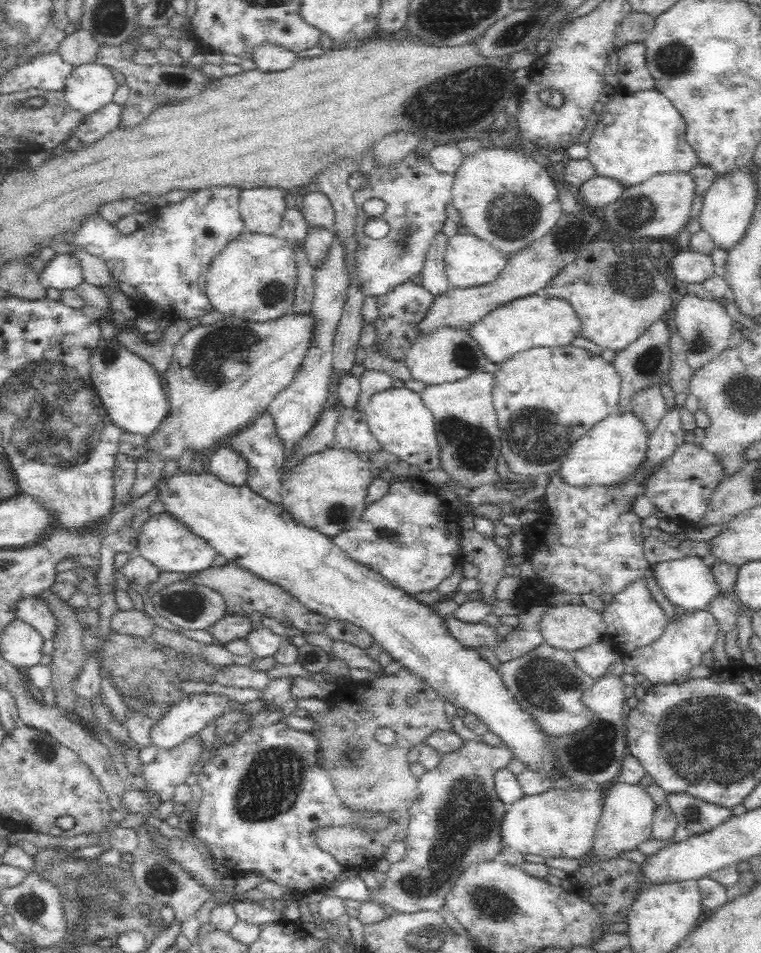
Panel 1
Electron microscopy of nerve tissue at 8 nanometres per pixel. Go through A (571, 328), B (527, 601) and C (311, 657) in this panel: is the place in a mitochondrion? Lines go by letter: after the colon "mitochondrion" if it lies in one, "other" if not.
A: other
B: other
C: other

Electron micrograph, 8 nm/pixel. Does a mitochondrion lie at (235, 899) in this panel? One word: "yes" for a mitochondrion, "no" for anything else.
no

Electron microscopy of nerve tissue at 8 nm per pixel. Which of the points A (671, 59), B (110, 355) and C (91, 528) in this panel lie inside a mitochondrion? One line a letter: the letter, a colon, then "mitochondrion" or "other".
A: mitochondrion
B: mitochondrion
C: other

